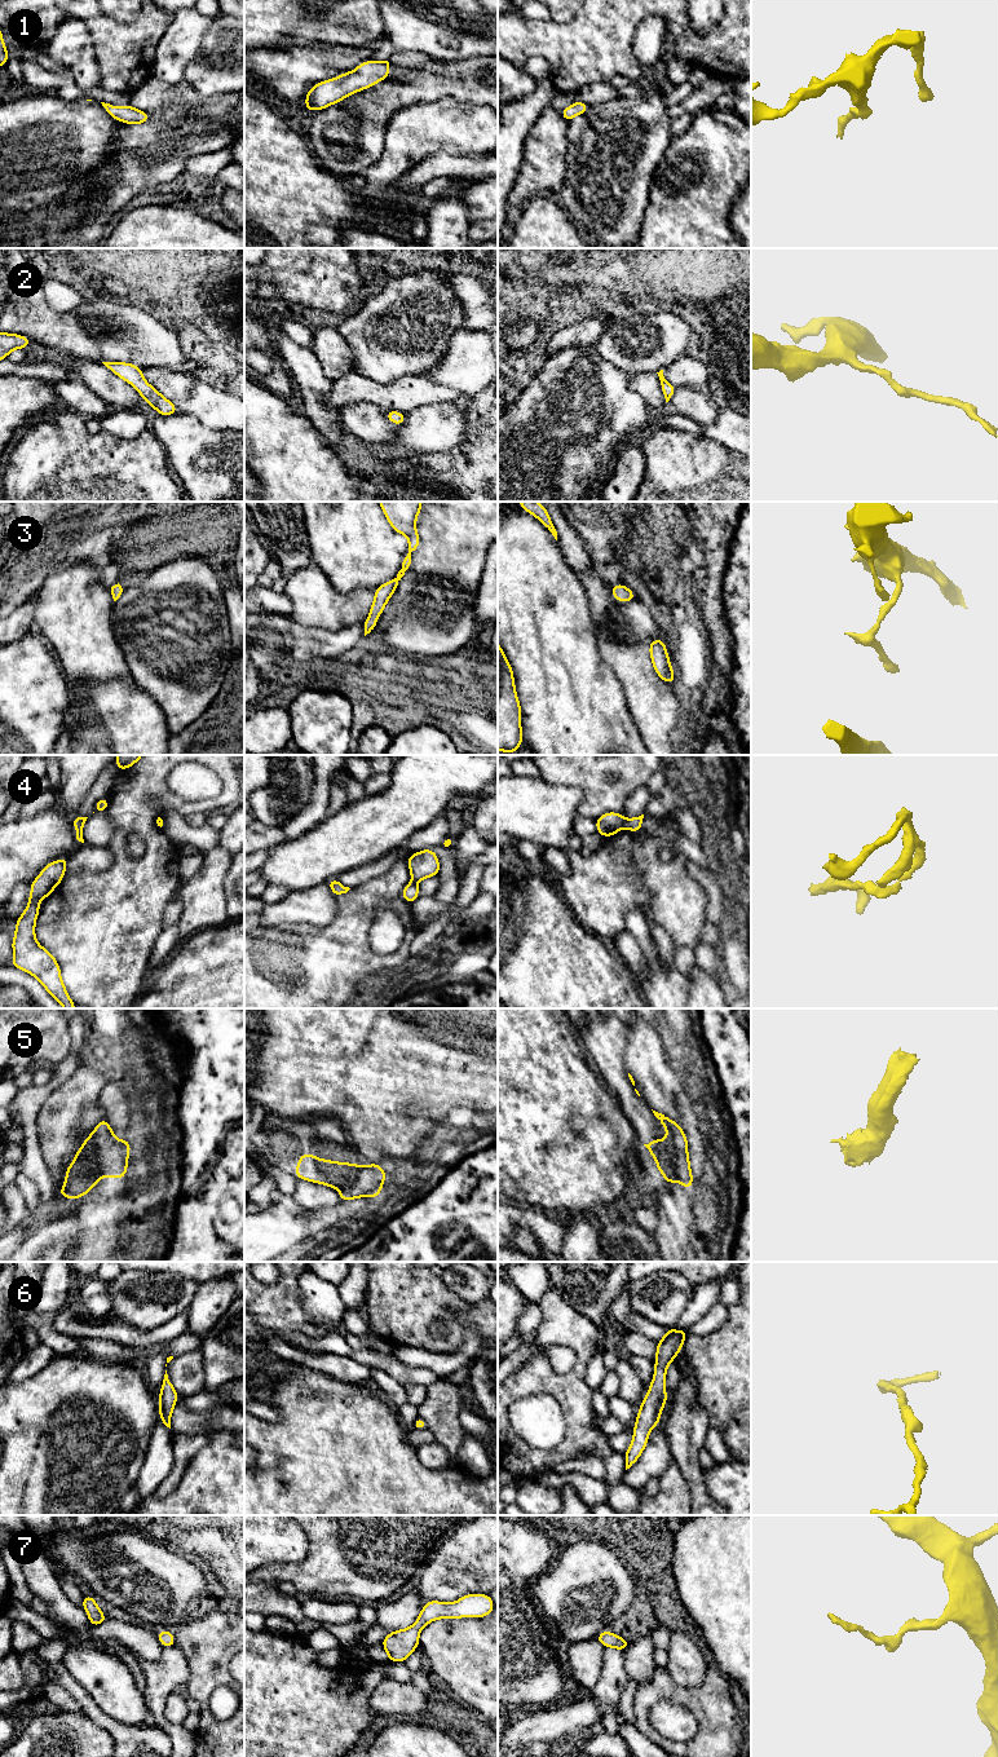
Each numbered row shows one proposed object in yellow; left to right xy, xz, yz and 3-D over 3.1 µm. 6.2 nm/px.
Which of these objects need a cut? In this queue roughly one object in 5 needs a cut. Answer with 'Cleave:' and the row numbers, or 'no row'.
Cleave: 4, 5

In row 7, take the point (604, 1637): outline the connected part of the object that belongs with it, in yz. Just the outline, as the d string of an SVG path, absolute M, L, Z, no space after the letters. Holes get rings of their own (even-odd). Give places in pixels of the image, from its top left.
M604 1630L599 1635L595 1637L600 1643L602 1643L605 1647L610 1648L619 1648L624 1651L631 1642L626 1641L624 1638L615 1635L608 1630Z

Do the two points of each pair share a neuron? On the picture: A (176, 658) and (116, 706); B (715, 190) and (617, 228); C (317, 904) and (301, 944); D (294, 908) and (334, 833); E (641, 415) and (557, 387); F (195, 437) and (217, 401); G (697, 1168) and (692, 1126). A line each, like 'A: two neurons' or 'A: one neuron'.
A: two neurons
B: two neurons
C: two neurons
D: two neurons
E: one neuron
F: two neurons
G: one neuron

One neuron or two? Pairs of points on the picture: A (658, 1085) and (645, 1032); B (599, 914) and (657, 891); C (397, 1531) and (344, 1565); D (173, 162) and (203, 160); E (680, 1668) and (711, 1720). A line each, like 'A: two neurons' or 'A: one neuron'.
A: one neuron
B: one neuron
C: one neuron
D: two neurons
E: two neurons

